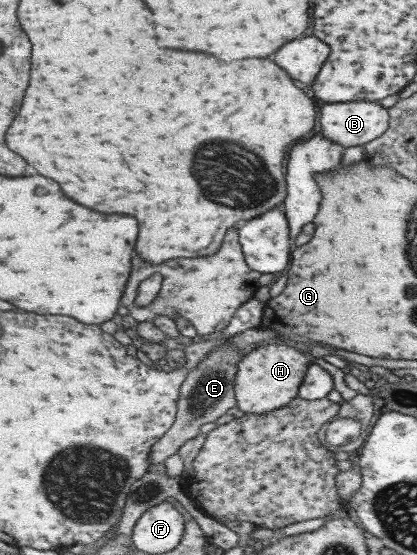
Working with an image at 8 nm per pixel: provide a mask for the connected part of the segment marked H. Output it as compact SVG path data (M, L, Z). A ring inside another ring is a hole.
M268 344L255 348L239 363L235 379L237 407L247 414L264 414L291 404L299 397L301 384L312 363L311 356L289 345Z

